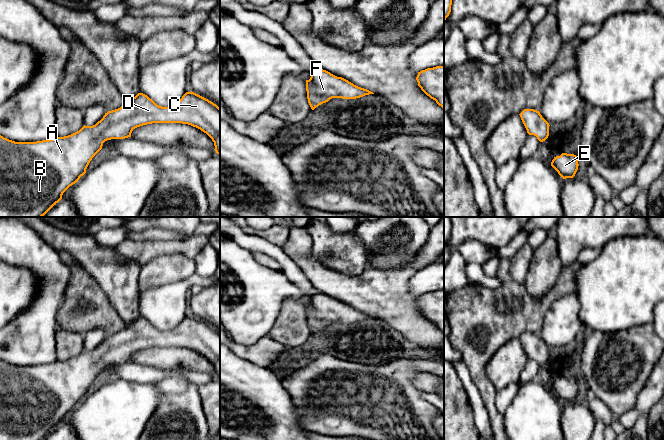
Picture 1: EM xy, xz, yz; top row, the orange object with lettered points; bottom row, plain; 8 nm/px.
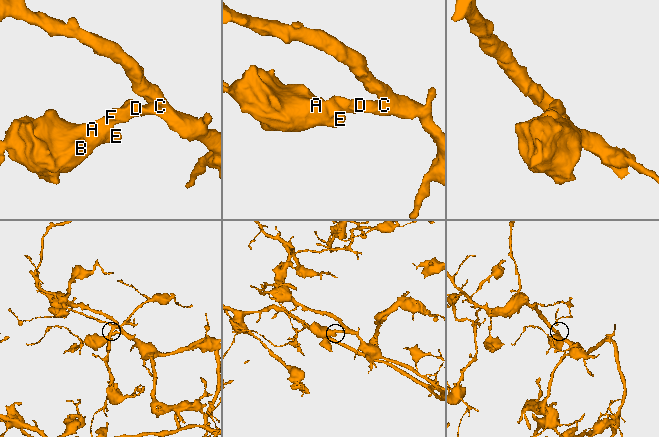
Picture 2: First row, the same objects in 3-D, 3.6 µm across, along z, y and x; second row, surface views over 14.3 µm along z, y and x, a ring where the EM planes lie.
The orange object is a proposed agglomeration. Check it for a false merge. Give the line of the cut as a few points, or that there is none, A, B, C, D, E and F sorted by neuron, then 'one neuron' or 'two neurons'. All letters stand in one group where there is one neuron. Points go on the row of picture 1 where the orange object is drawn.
no cut; A B C D E F; one neuron

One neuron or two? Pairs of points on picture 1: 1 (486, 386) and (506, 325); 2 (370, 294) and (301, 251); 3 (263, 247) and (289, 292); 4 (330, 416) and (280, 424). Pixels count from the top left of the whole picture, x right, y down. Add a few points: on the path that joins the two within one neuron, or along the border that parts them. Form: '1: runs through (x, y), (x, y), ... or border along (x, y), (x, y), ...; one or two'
1: runs through (480, 371), (480, 357), (491, 340); one
2: runs through (352, 290), (326, 281), (314, 269); one
3: border along (281, 270), (297, 287); two
4: border along (291, 399), (298, 411), (299, 422), (307, 429); two

